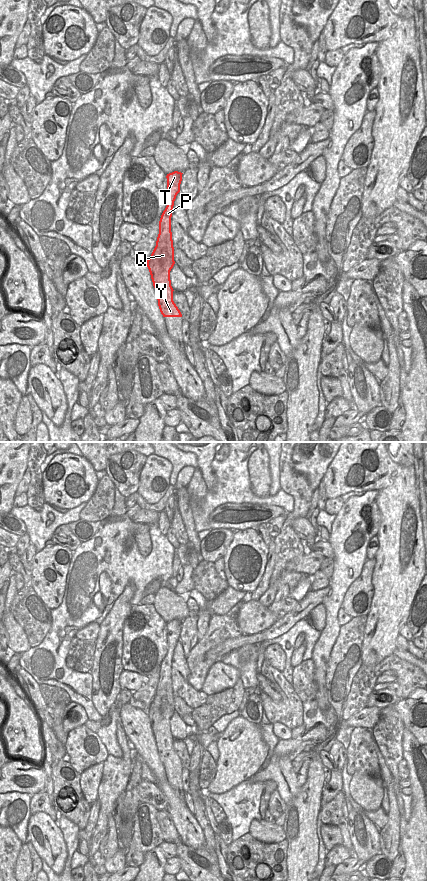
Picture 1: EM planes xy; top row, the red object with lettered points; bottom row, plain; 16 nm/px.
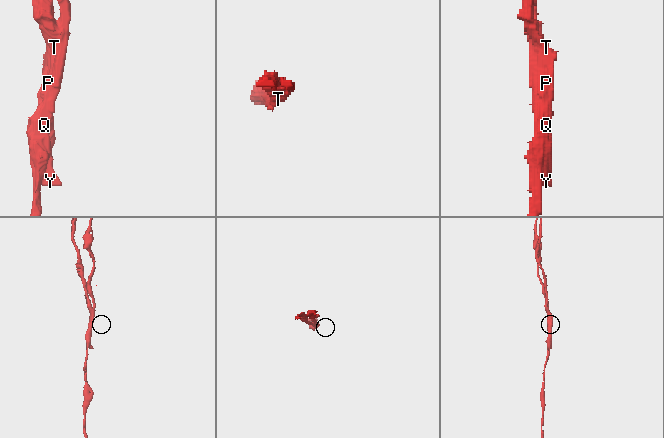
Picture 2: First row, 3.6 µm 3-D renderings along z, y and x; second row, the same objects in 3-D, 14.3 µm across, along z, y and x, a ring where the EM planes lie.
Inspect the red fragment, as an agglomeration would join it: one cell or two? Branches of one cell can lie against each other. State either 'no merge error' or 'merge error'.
merge error

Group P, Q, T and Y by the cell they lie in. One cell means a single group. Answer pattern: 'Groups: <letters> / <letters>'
Groups: P T / Q Y.

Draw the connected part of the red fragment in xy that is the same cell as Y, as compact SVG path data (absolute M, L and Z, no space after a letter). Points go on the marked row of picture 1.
M165 242L156 243L146 264L163 317L182 317L180 310L173 301L174 290L170 280L170 271L175 264L173 245L167 246Z

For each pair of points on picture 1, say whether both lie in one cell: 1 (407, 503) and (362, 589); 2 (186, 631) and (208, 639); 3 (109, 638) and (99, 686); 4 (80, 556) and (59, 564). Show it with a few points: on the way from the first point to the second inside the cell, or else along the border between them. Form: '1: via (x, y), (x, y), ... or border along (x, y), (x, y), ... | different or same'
1: border along (375, 558), (372, 573), (373, 592) | different
2: border along (198, 641), (186, 657) | different
3: via (108, 650), (105, 674) | same
4: border along (72, 552), (65, 582) | different

